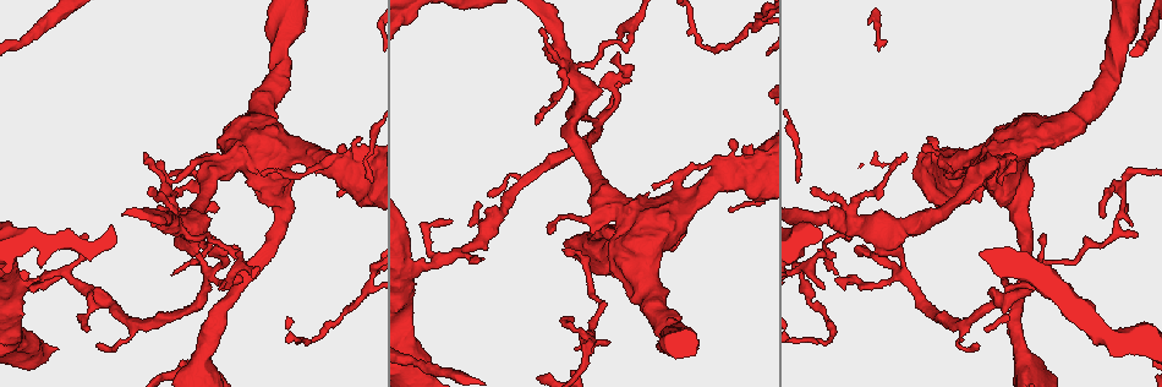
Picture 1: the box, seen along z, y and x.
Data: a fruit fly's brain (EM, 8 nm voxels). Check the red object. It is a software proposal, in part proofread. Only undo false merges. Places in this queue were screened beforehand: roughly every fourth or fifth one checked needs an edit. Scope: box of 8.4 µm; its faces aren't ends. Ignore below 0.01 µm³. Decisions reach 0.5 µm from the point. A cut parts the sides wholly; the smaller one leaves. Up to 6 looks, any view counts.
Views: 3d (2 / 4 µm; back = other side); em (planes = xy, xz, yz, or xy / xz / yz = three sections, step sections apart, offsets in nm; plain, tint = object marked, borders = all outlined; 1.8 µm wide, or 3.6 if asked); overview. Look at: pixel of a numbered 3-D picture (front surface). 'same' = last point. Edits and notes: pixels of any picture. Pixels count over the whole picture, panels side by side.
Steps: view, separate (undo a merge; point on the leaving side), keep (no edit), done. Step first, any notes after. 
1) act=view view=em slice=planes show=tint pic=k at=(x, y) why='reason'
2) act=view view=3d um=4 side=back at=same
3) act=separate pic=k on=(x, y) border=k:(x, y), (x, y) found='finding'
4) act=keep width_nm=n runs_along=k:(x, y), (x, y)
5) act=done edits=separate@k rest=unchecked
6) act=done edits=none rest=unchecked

act=view view=em slice=xz step=16 show=tint pic=1 at=(47, 274) why='three-way junction'

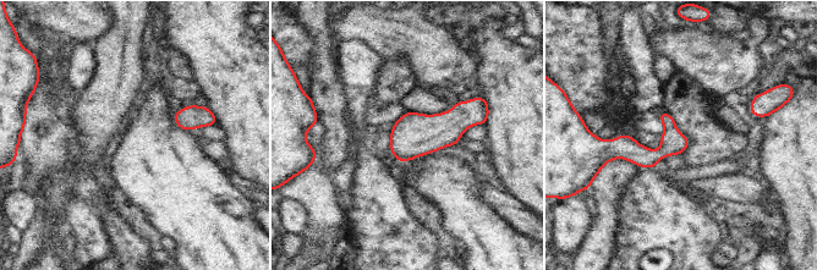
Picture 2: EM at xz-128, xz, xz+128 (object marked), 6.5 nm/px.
act=view view=em slice=planes show=tint at=same why='another direction'

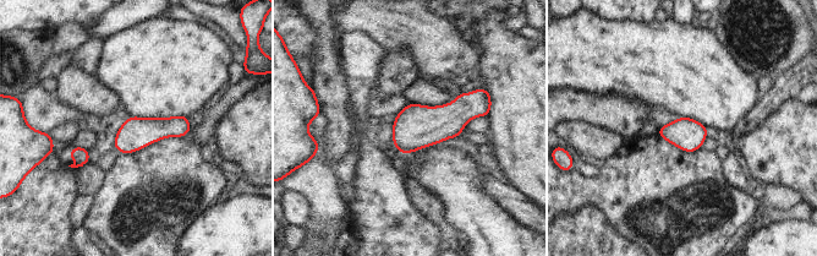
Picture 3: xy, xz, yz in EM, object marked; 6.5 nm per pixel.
act=keep found='continuous, no second neuron'

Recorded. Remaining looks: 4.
act=view view=em slice=planes show=tint pic=1 at=(902, 273) why='sharp bend'

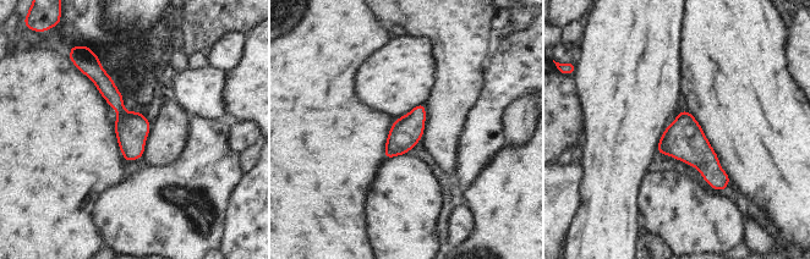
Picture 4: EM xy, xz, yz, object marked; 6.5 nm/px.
act=keep width_nm=200 runs_along=4:(94, 69), (131, 128), (135, 156) found='one neuron here'

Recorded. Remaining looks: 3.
act=view view=3d um=2 pic=1 at=(809, 261) why='sharp bend'

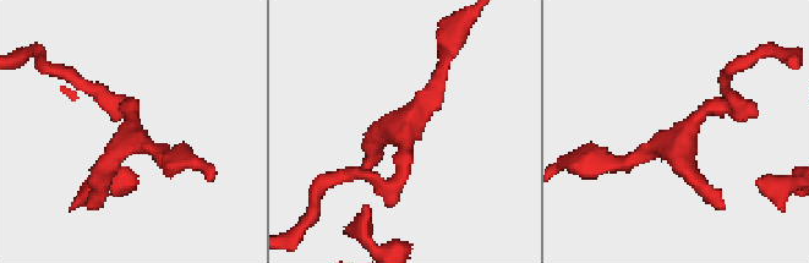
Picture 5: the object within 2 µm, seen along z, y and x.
act=view view=em slice=yz step=4 show=tint pic=5 at=(406, 133)

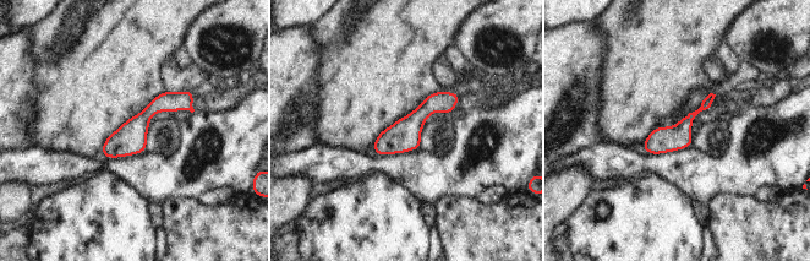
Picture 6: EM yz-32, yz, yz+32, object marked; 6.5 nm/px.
act=view view=em slice=planes show=tint at=same why='another direction'

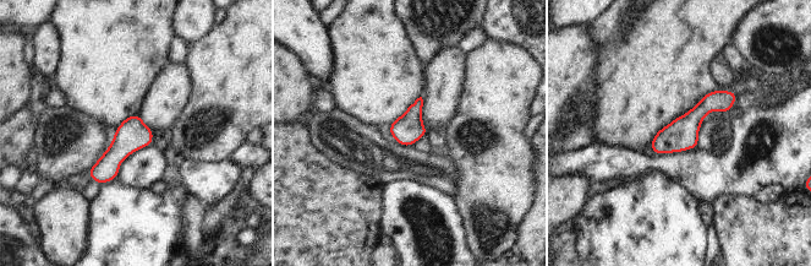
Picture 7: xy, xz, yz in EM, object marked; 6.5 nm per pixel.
act=keep runs_along=7:(732, 93), (653, 147) found='continuous, no second neuron'

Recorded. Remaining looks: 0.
act=done edits=none rest=unchecked

